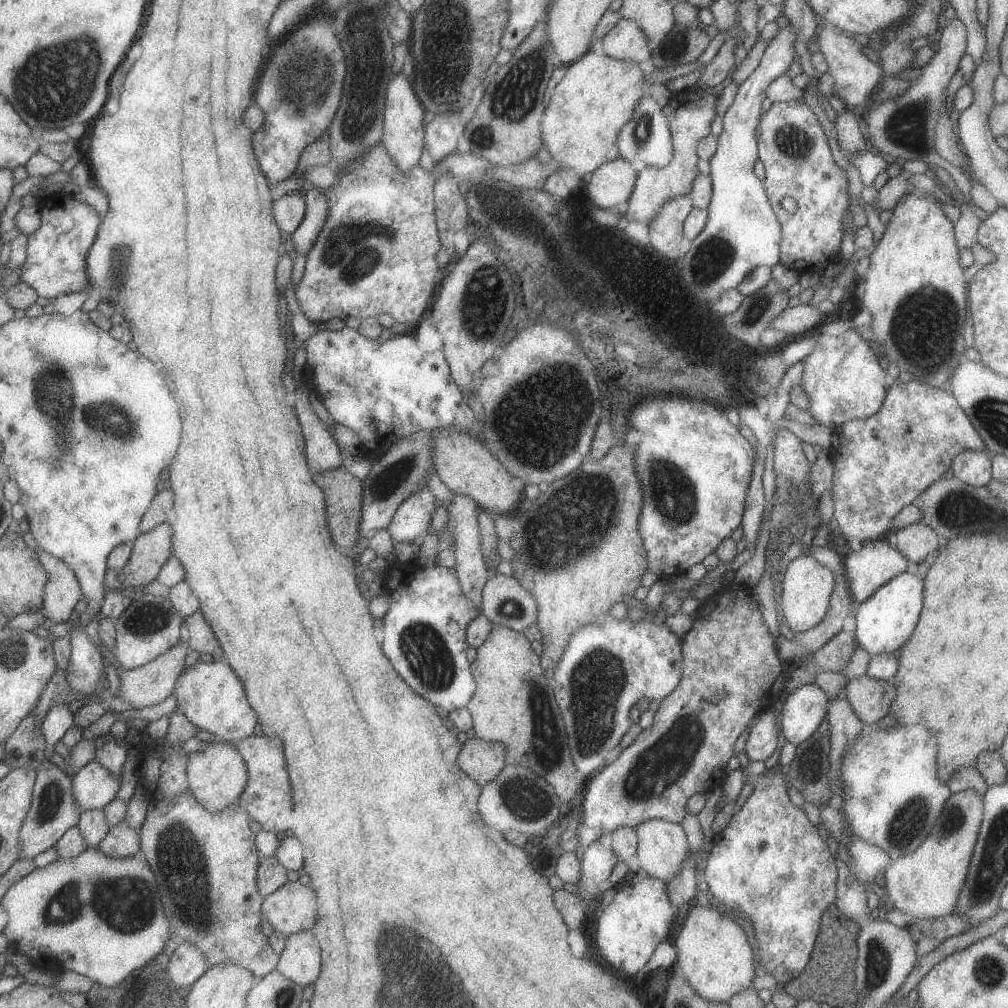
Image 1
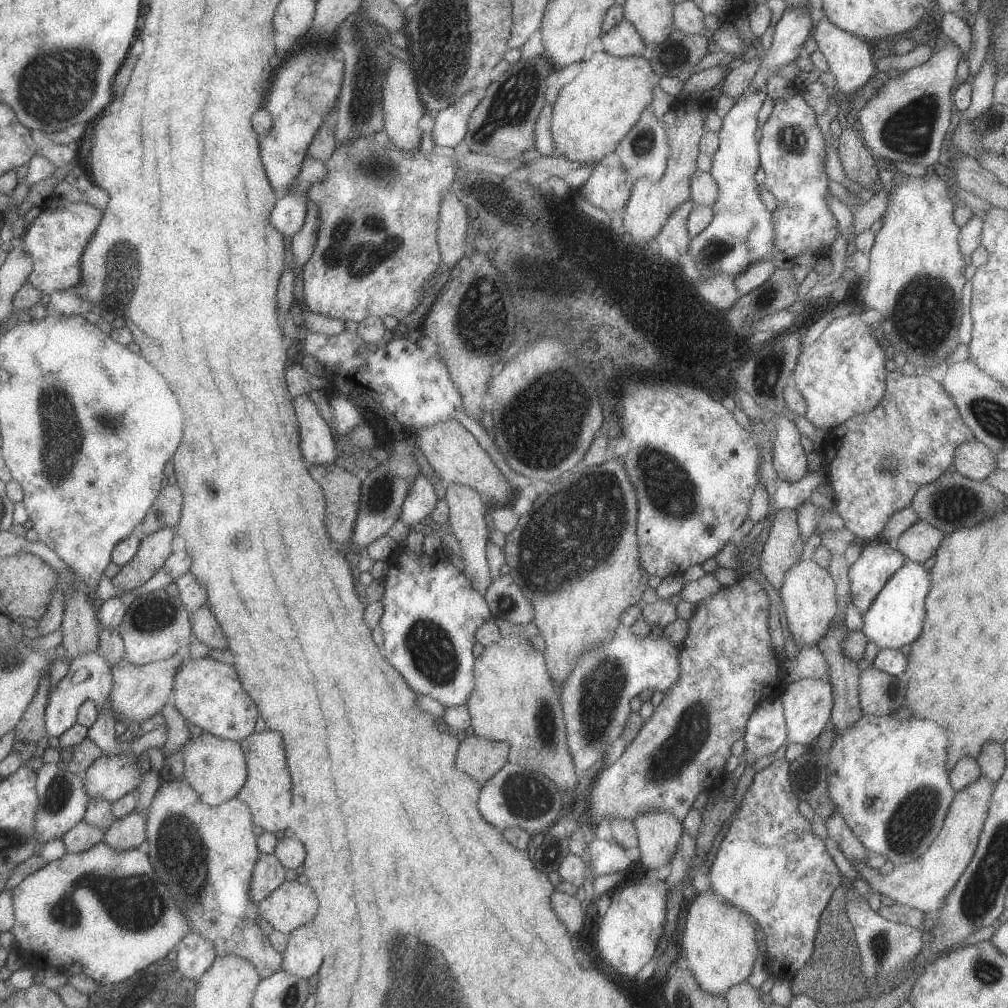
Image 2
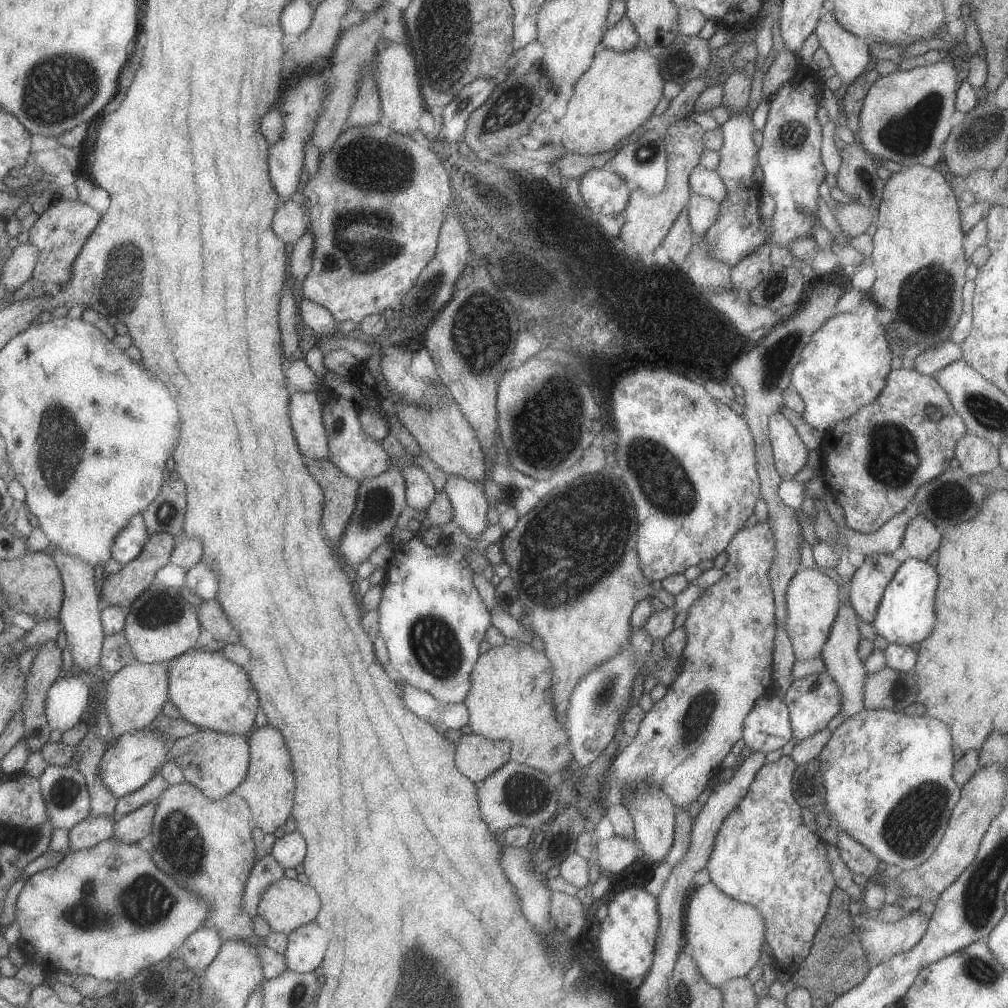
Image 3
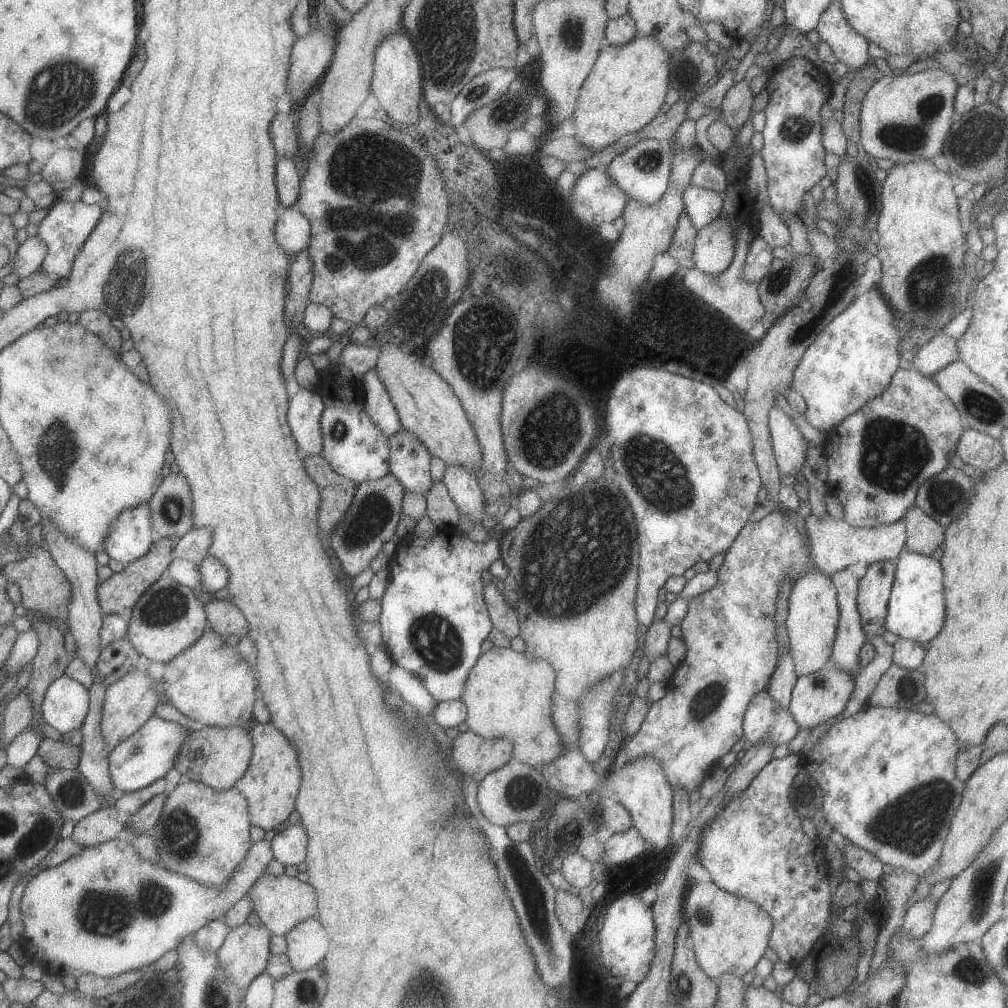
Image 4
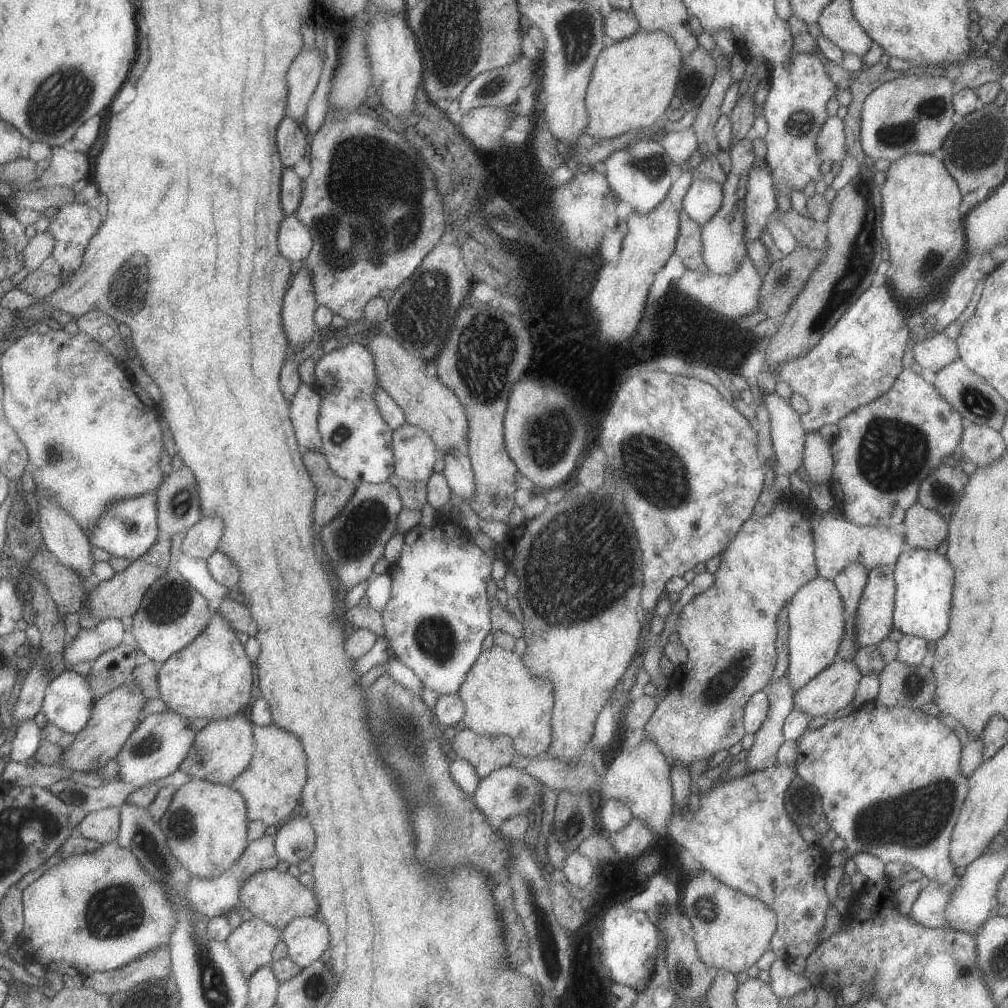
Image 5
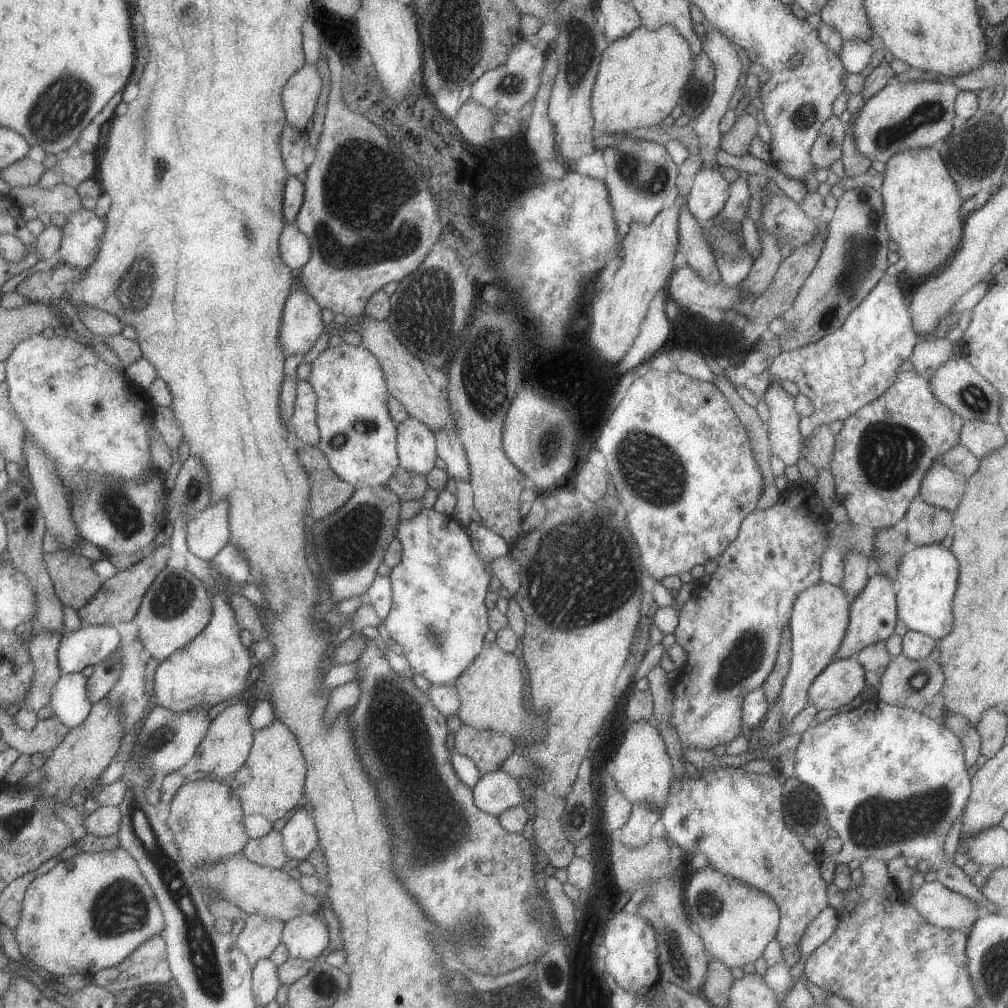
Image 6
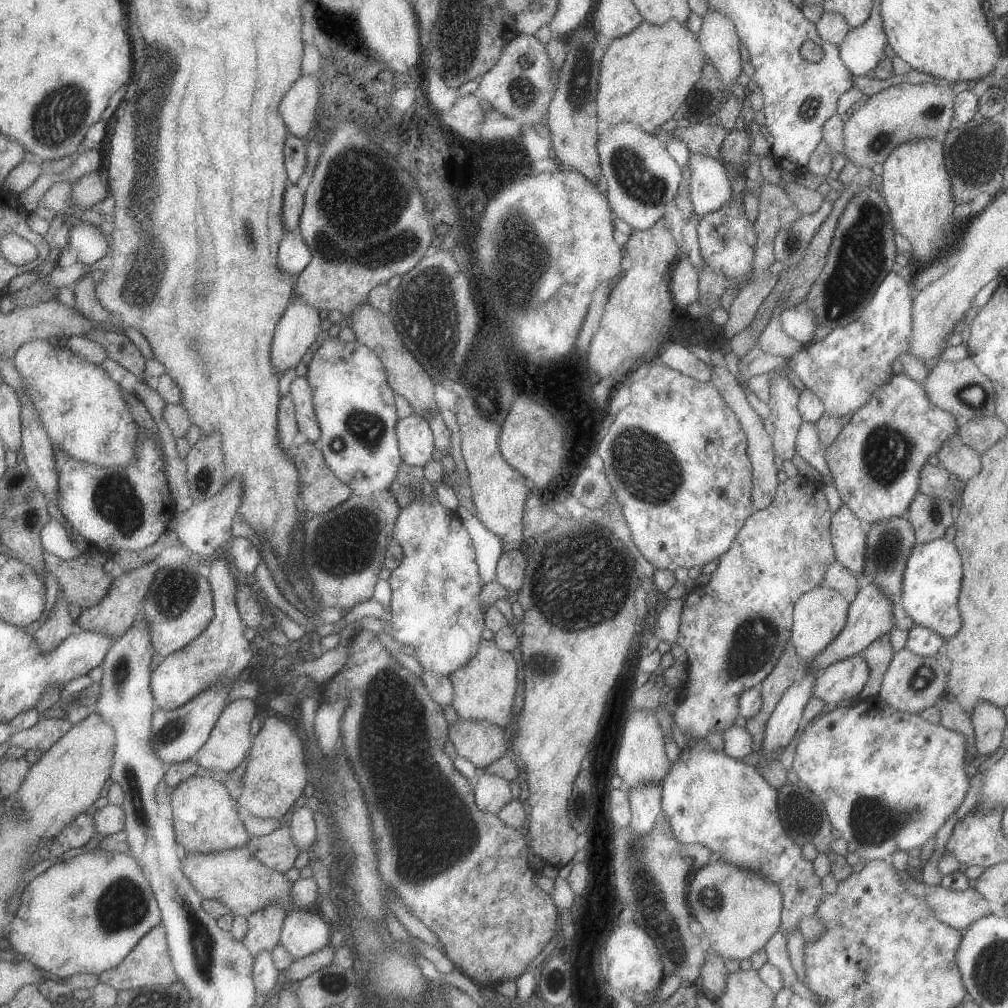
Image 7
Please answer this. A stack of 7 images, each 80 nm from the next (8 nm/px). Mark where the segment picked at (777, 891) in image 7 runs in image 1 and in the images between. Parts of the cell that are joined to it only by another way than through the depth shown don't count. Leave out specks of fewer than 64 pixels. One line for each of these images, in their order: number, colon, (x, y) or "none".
1: (713, 955)
2: (719, 946)
3: (726, 936)
4: (730, 935)
5: (733, 930)
6: (737, 922)

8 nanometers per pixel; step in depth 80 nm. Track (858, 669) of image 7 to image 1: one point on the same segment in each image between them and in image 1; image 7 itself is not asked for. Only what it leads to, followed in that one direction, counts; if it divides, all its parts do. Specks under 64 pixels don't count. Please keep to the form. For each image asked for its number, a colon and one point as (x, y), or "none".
1: (804, 709)
2: (808, 703)
3: (813, 700)
4: (817, 697)
5: (834, 688)
6: (841, 681)

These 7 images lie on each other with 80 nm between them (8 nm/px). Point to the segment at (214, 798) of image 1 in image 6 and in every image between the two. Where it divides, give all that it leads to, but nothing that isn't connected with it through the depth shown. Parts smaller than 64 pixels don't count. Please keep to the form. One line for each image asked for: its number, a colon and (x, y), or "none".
2: (216, 768)
3: (216, 763)
4: (218, 756)
5: (223, 748)
6: (226, 746)

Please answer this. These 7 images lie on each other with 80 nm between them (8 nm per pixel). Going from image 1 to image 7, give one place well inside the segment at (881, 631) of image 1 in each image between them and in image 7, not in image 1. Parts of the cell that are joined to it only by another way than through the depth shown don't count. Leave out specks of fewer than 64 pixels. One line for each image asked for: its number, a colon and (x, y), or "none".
2: (896, 618)
3: (907, 614)
4: (916, 609)
5: (924, 579)
6: (927, 576)
7: (932, 580)

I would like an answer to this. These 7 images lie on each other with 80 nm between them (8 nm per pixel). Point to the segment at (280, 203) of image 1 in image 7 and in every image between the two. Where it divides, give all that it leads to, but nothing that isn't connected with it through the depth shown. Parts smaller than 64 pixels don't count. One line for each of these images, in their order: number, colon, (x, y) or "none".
2: (288, 216)
3: (291, 221)
4: (293, 230)
5: (295, 240)
6: (295, 249)
7: (294, 256)

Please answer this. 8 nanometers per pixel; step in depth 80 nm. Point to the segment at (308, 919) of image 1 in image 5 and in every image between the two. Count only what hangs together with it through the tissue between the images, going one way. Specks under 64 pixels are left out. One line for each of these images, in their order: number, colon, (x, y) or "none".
2: (292, 904)
3: (286, 904)
4: (280, 901)
5: (275, 896)

